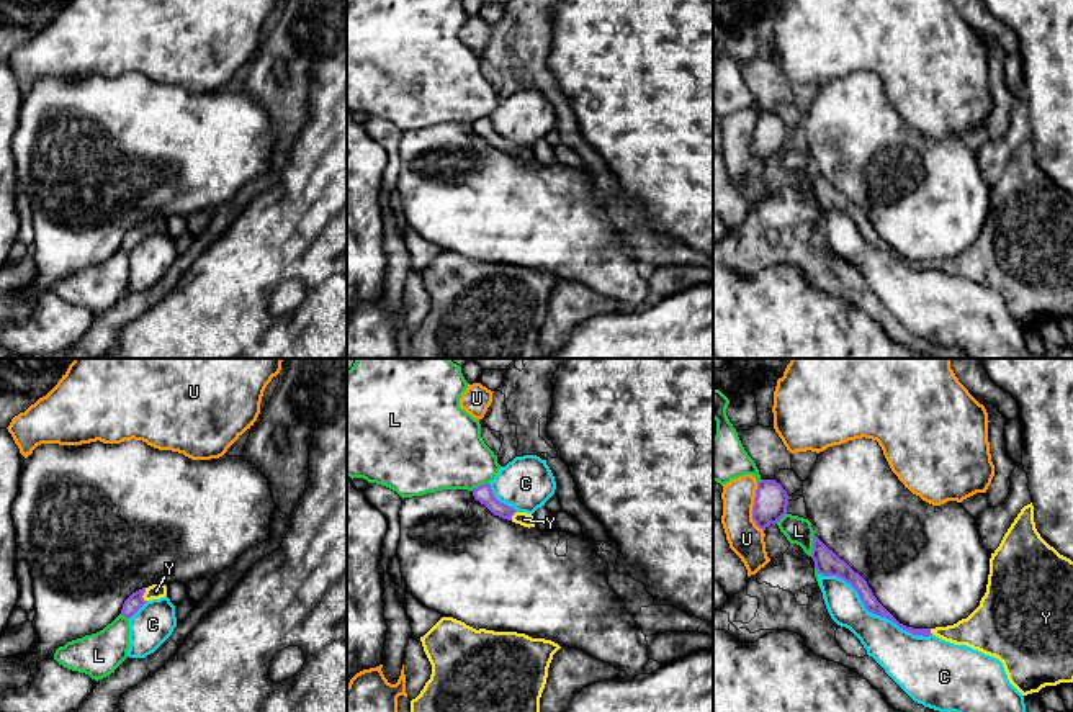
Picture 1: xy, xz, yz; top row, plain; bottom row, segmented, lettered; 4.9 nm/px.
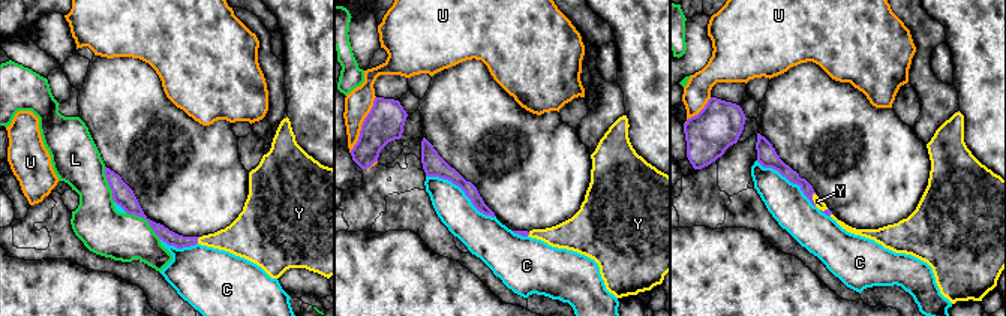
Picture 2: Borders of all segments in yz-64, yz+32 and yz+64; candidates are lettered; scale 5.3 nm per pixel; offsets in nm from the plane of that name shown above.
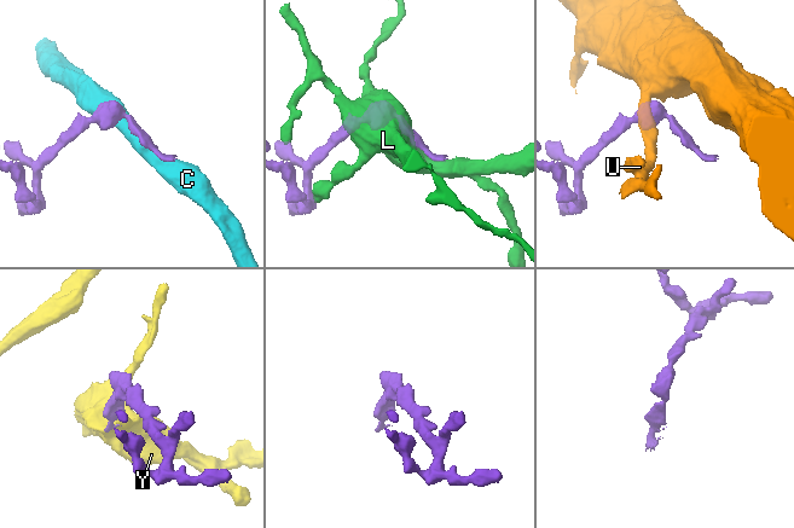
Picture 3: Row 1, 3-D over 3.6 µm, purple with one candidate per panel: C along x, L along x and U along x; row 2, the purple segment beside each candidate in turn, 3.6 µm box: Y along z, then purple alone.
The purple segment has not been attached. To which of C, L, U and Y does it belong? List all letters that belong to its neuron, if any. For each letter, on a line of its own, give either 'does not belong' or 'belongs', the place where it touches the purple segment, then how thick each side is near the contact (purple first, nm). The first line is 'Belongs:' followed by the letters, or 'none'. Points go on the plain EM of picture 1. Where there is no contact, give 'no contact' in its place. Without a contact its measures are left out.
Belongs: Y
C: does not belong; contact yz (872, 246); calibres 80 and 220 nm
L: does not belong; contact yz (813, 179); calibres 120 and 130 nm
U: does not belong; contact yz (753, 141); calibres 170 and 170 nm
Y: belongs; contact xy (143, 228); calibres 80 and 80 nm

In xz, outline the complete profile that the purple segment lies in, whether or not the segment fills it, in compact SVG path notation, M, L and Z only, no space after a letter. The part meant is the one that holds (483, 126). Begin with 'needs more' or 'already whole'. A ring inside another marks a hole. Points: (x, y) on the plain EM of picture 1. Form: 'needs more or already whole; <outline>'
needs more; M489 116L474 121L473 129L474 129L476 134L484 137L494 149L512 154L512 155L520 157L520 159L528 160L528 162L535 160L532 147L517 146L514 141L501 136L494 129Z

